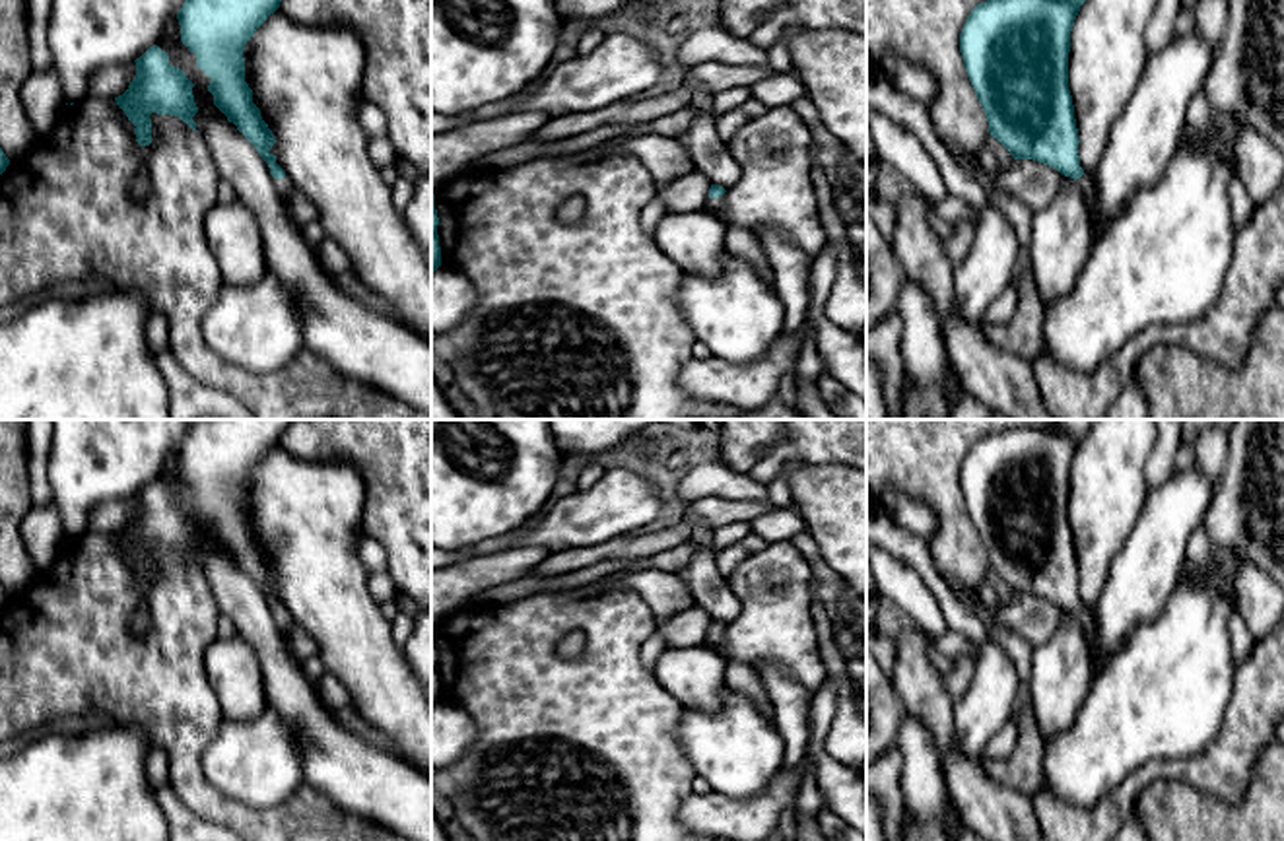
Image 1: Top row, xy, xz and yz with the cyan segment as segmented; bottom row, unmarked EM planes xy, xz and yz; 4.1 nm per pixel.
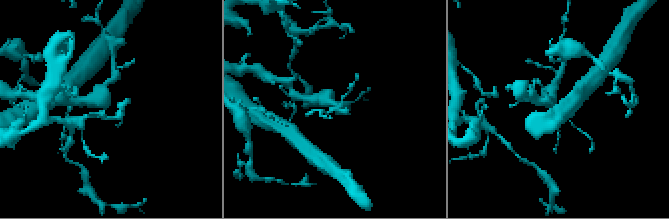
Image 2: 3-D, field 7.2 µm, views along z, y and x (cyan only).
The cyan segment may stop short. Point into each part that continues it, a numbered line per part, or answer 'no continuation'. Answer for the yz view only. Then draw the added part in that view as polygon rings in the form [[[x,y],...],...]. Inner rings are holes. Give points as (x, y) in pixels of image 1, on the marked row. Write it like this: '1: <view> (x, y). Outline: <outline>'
1: yz (1086, 183). Outline: [[[1084,173],[1080,179],[1076,179],[1078,186],[1082,188],[1084,200],[1086,200],[1086,208],[1088,208],[1088,216],[1090,216],[1090,227],[1092,231],[1096,229],[1096,198],[1098,198],[1098,190],[1096,190],[1096,181],[1092,173]]]

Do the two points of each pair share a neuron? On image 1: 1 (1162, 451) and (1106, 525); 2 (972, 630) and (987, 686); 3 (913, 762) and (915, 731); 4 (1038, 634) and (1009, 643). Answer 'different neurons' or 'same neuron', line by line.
1: different neurons
2: different neurons
3: same neuron
4: different neurons

